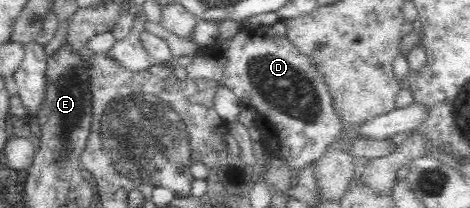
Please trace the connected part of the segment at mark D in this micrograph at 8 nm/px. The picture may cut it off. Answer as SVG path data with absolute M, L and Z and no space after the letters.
M281 19L272 25L242 27L230 41L220 42L219 40L209 46L200 46L186 71L188 78L204 78L229 87L239 99L239 103L253 111L255 127L263 133L265 146L268 147L271 155L282 158L288 169L298 172L310 167L314 161L318 161L324 155L330 145L344 141L346 137L391 139L396 133L410 132L425 116L425 108L412 103L406 107L396 107L388 113L372 117L357 126L346 124L342 120L342 116L338 114L338 110L334 108L334 100L324 77L316 70L312 59L302 55L290 43L287 38L286 26Z

